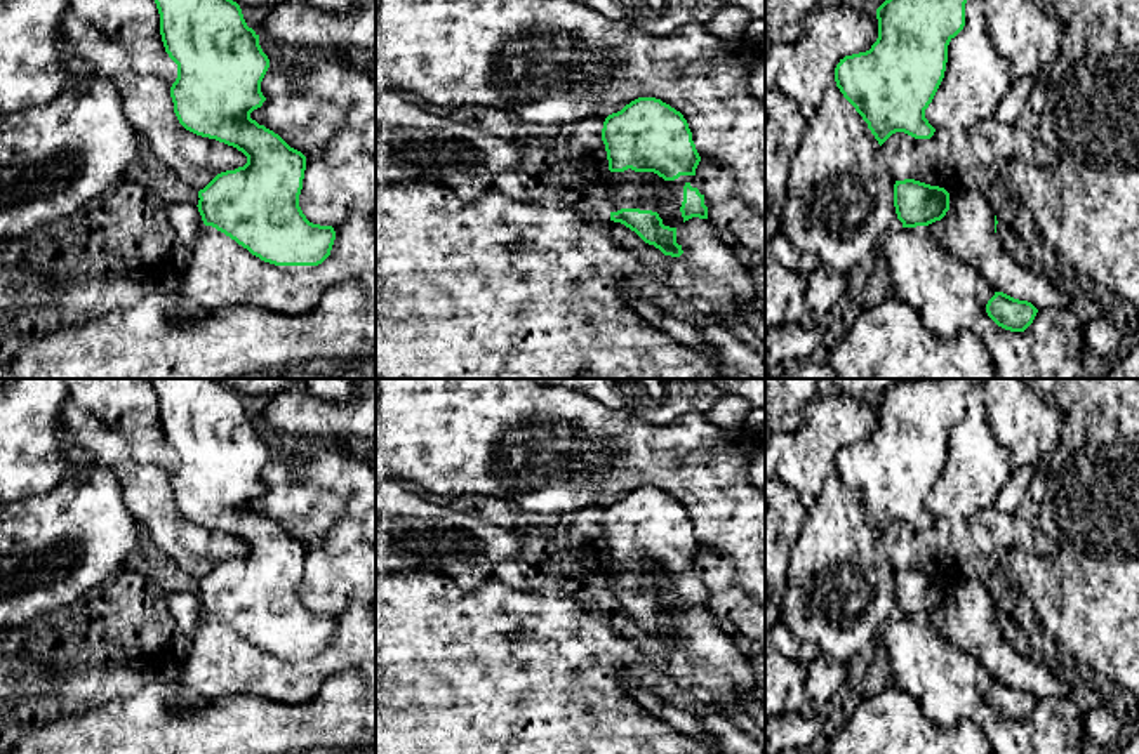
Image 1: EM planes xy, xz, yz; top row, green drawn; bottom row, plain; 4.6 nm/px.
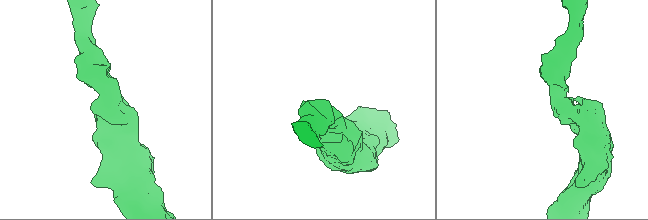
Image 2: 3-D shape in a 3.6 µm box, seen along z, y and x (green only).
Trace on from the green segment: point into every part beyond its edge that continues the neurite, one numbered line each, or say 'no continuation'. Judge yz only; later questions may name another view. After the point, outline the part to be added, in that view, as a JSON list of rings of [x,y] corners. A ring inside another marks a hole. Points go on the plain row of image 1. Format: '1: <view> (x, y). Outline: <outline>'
no continuation

